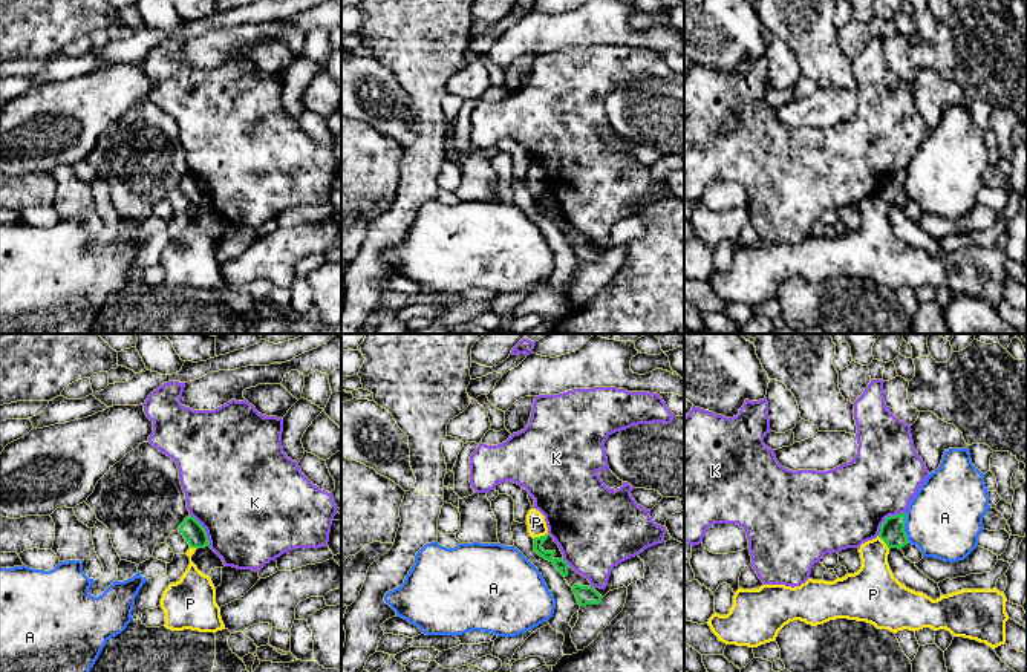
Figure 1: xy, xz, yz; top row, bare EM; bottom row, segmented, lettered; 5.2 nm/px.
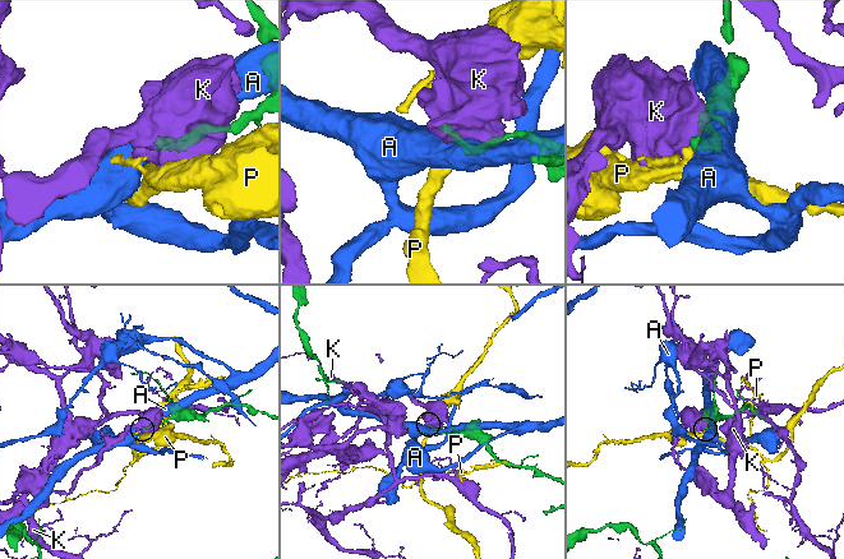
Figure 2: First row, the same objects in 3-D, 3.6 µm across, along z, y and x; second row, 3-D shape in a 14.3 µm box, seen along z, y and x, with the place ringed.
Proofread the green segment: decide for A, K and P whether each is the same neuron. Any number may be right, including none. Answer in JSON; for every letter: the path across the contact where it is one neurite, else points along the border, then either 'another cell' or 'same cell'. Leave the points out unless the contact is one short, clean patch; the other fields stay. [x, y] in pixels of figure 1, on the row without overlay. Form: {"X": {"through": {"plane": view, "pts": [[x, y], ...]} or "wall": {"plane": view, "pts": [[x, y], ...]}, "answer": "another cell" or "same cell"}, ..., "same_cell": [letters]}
{"A": {"answer": "another cell"}, "K": {"answer": "another cell"}, "P": {"wall": {"plane": "xz", "pts": [[547, 190], [533, 195]]}, "answer": "another cell"}, "same_cell": []}

